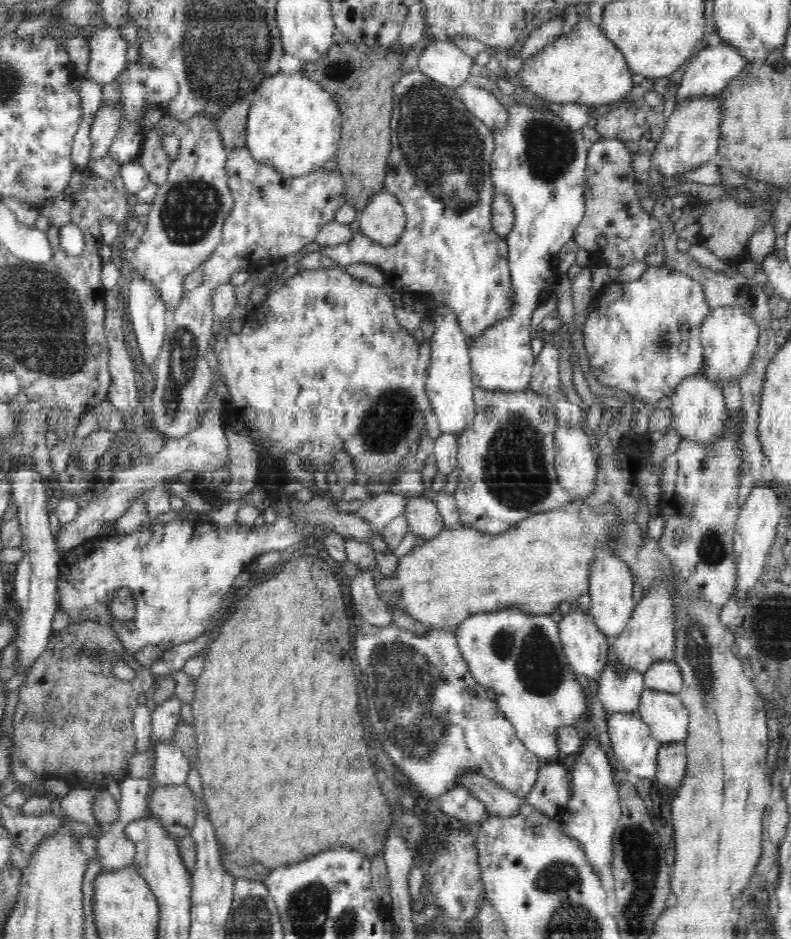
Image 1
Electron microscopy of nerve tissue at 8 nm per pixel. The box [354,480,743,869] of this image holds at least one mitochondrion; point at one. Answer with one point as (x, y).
(409, 706)

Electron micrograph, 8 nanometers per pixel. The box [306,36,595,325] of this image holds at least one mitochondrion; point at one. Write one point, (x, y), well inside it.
(441, 148)

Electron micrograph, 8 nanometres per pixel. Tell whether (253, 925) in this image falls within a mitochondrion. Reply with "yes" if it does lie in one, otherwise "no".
yes

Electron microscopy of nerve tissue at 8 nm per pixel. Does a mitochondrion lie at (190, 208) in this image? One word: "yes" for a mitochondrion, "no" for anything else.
yes

